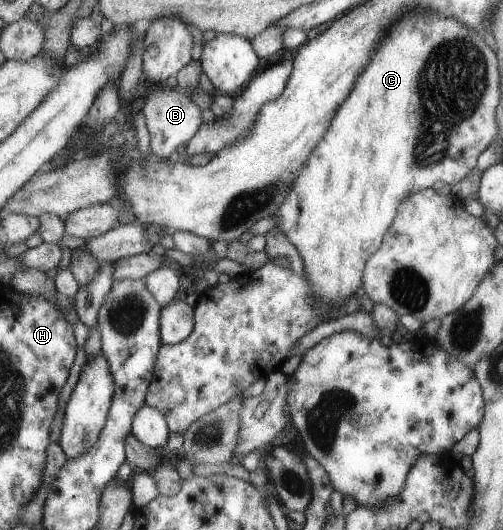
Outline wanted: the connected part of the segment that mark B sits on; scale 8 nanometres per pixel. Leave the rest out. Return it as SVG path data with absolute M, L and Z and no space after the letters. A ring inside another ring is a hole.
M155 85L152 88L148 86L148 93L144 99L143 114L146 117L146 125L150 133L150 150L155 157L169 161L171 153L183 143L188 145L201 129L203 109L191 101L189 94L179 89L168 90L165 85L164 87Z

